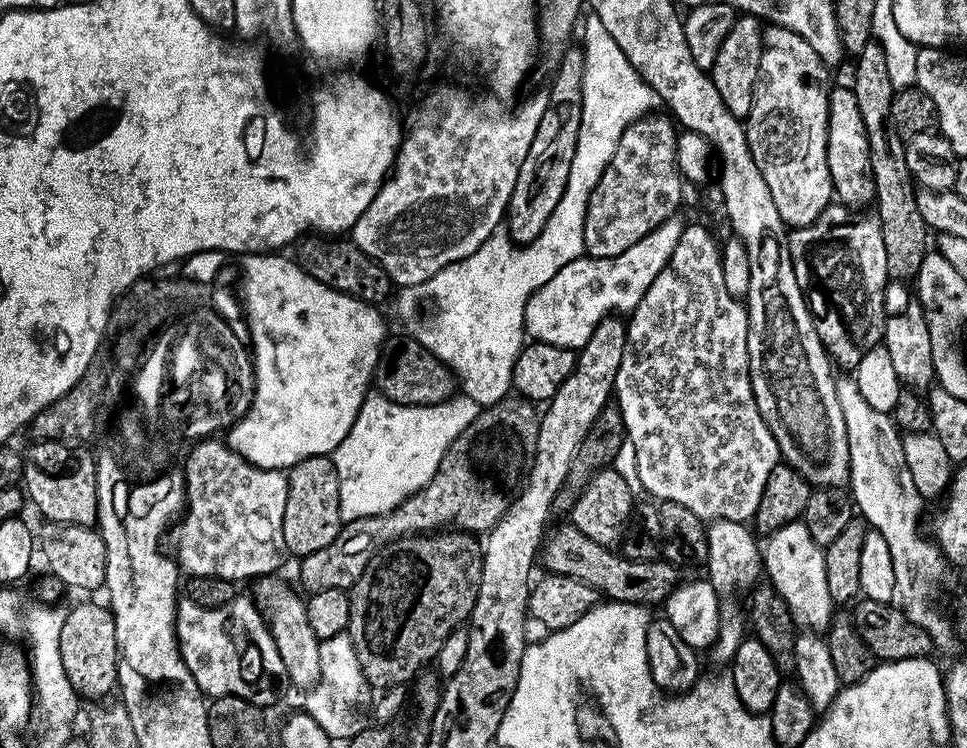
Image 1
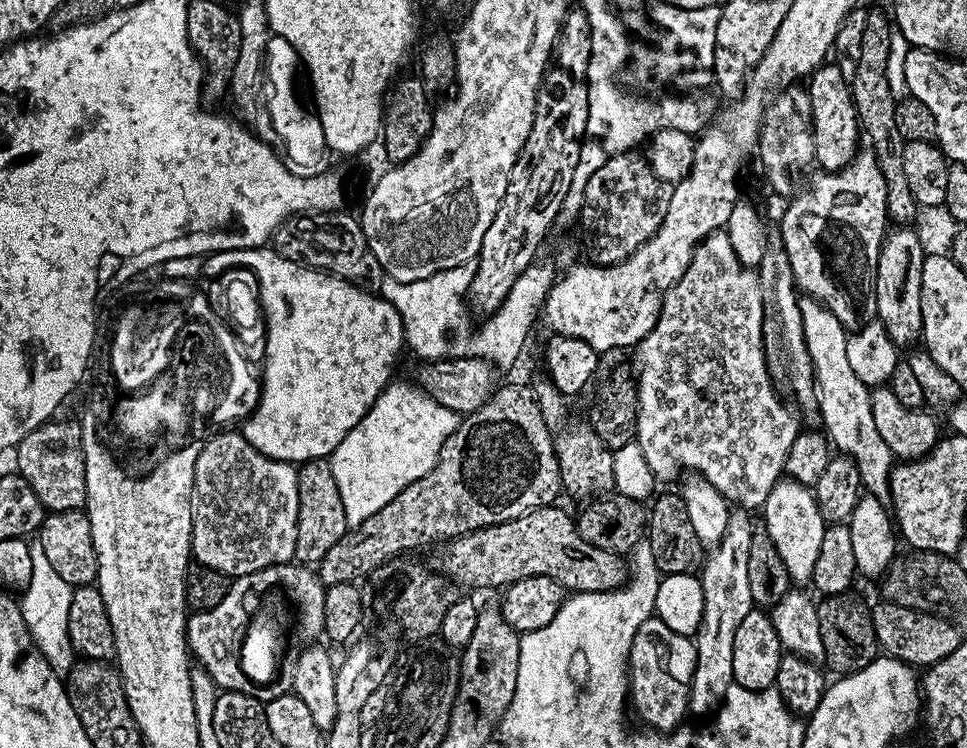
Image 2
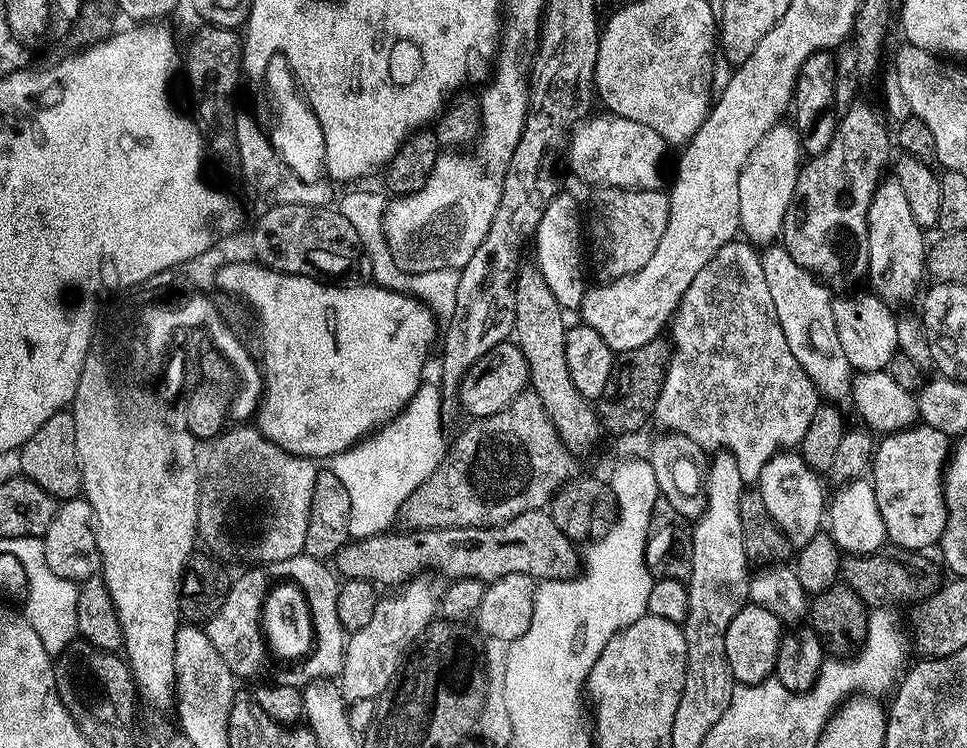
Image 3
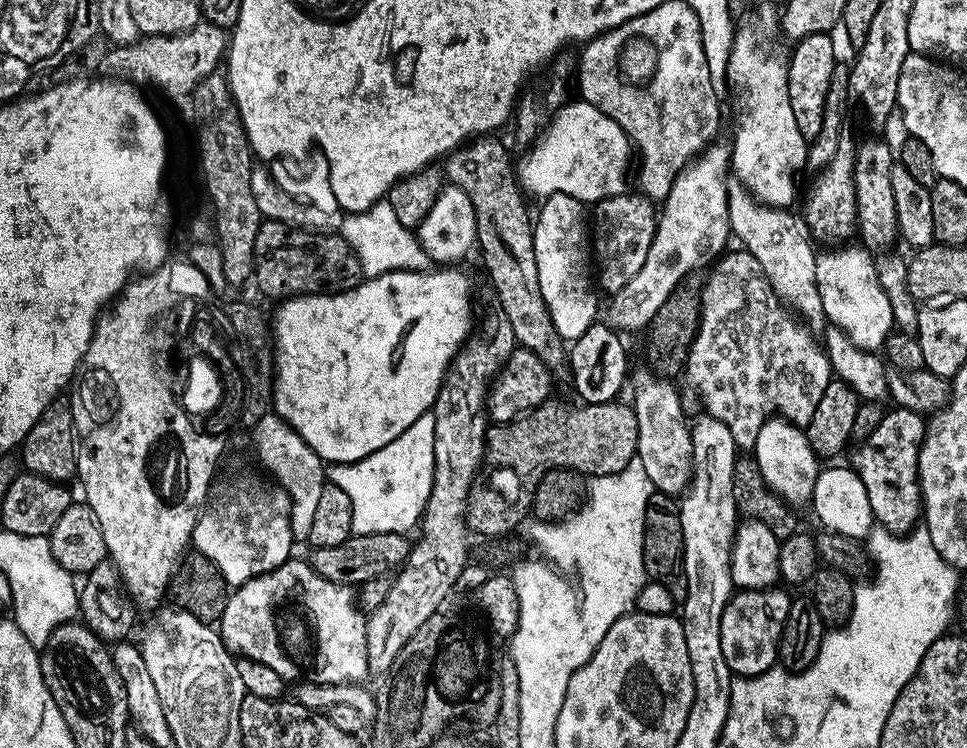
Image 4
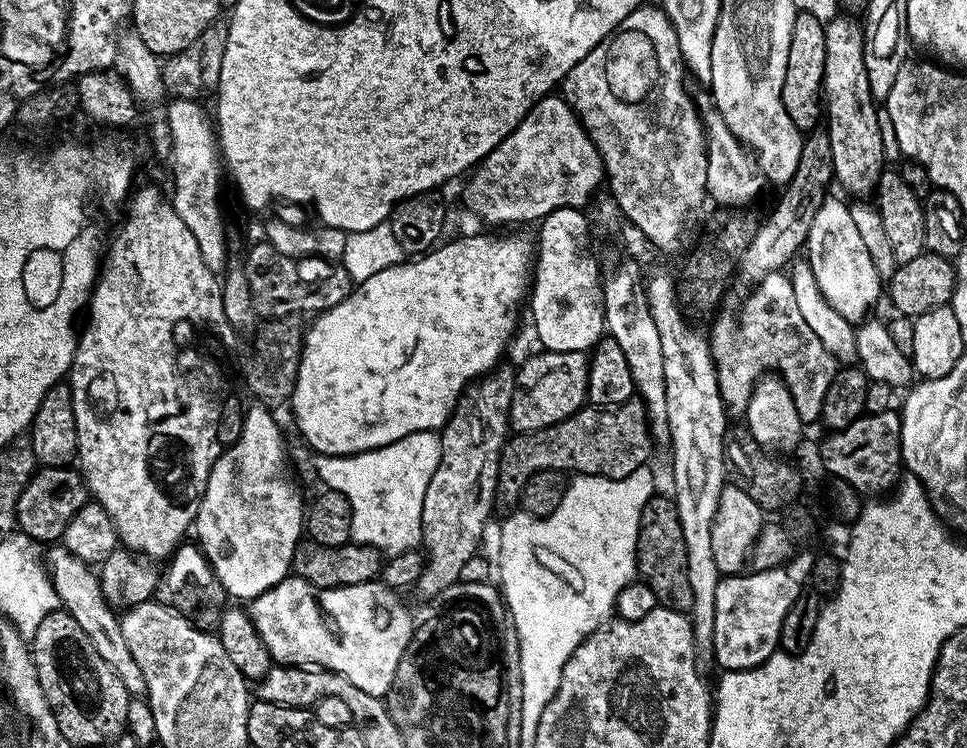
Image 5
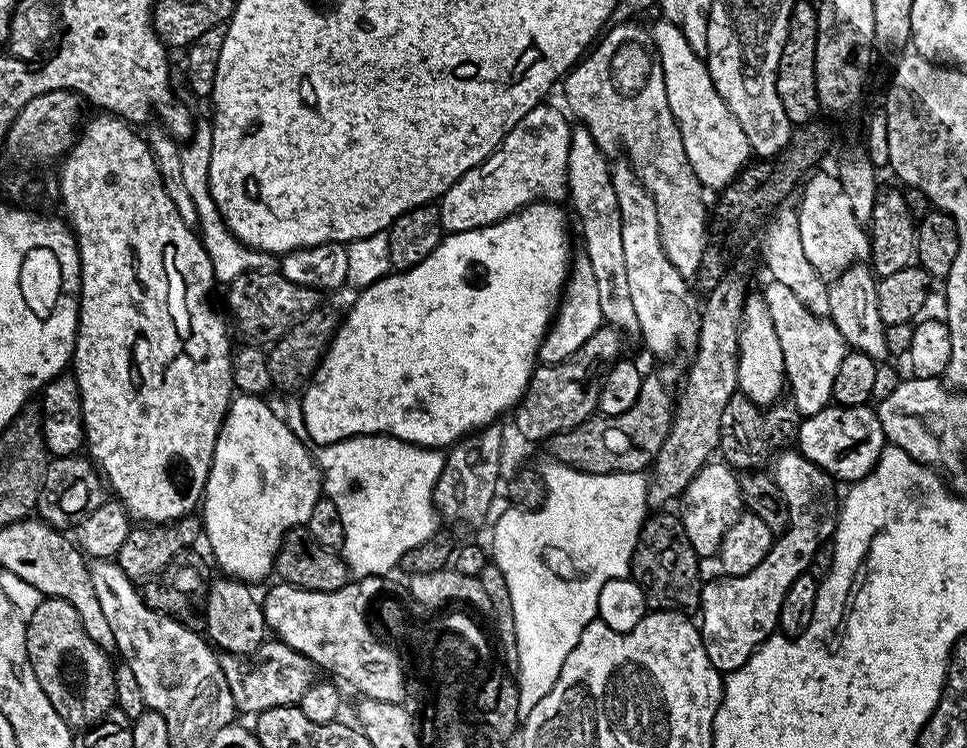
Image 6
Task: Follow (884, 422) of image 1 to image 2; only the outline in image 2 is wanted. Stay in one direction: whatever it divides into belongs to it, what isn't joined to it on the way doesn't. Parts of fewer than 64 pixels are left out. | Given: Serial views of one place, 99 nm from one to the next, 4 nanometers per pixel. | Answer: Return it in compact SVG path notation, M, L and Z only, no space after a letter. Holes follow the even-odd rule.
M811 298L799 301L802 330L806 338L806 350L810 354L812 369L816 375L816 401L819 419L824 419L826 435L837 453L851 458L858 466L860 483L869 493L880 498L889 495L888 481L894 467L890 446L882 442L878 426L874 426L874 410L869 385L864 384L846 359L846 342L849 333L830 314L830 310Z

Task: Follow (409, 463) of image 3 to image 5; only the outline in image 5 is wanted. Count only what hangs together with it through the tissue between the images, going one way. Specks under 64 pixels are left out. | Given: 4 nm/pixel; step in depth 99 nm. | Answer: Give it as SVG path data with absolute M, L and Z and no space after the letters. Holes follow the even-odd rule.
M435 431L415 432L393 444L372 448L353 456L321 456L314 460L314 472L324 483L325 489L340 492L352 507L352 540L357 544L368 544L379 548L381 553L395 554L421 547L422 498L426 498L426 486L434 478L440 461L440 438Z

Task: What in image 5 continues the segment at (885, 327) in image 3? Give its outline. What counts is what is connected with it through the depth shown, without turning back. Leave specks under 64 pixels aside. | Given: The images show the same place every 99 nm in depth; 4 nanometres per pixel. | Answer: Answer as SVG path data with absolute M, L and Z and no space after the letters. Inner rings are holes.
M829 198L822 202L818 214L814 214L814 222L810 226L810 234L806 245L806 259L814 270L814 278L818 278L818 290L842 314L842 318L860 322L869 315L872 303L882 296L882 281L870 260L869 251L862 242L858 229L849 212L847 203Z

